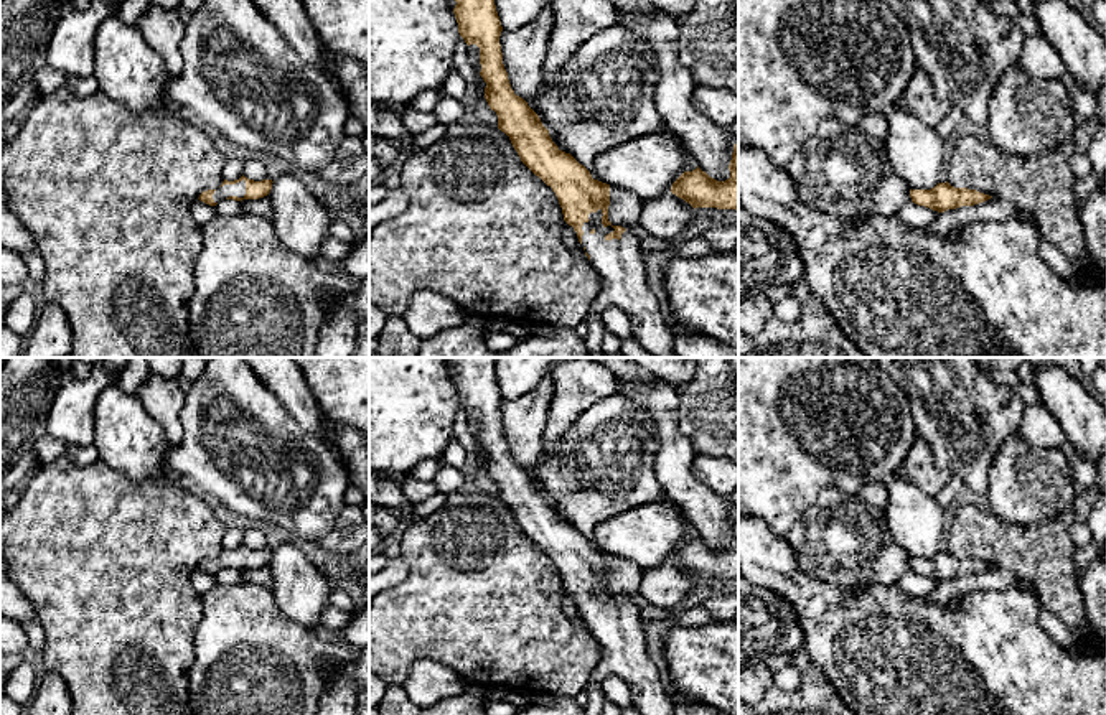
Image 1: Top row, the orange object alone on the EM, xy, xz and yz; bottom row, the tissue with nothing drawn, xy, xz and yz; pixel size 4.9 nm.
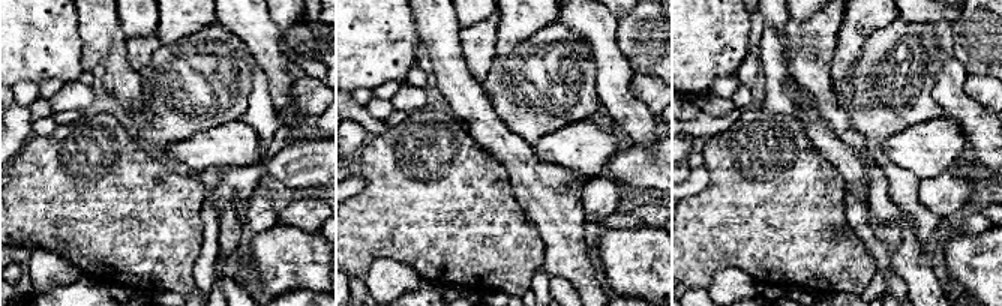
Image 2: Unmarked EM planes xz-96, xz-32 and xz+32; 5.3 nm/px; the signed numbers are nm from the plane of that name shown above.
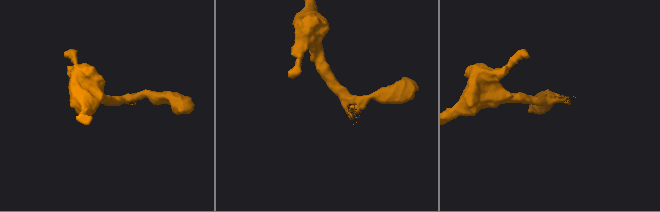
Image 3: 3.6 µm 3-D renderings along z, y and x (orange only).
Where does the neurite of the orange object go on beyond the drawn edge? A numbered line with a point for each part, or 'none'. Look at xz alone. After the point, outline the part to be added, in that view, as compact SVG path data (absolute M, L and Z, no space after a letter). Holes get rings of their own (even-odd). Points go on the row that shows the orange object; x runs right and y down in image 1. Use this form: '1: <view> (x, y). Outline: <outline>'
1: xz (620, 264). Outline: M597 213L583 222L582 247L602 277L602 288L592 310L602 313L608 306L621 308L631 321L635 339L654 358L677 358L673 351L674 328L664 320L659 305L646 283L644 259L638 237L625 231L621 239L607 241L612 226L592 231Z

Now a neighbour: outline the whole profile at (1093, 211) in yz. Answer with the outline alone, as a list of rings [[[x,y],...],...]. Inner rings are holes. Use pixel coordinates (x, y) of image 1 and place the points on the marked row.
[[[1106,185],[1085,199],[1080,221],[1088,254],[1106,262]]]

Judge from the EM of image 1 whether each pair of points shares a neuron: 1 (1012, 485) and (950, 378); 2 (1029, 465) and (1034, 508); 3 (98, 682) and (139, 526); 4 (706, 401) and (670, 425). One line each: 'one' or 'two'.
1: two
2: one
3: one
4: two

